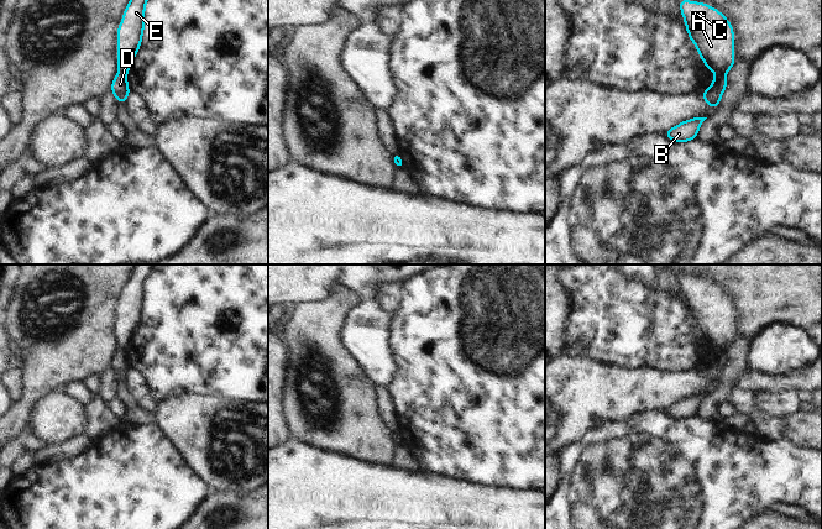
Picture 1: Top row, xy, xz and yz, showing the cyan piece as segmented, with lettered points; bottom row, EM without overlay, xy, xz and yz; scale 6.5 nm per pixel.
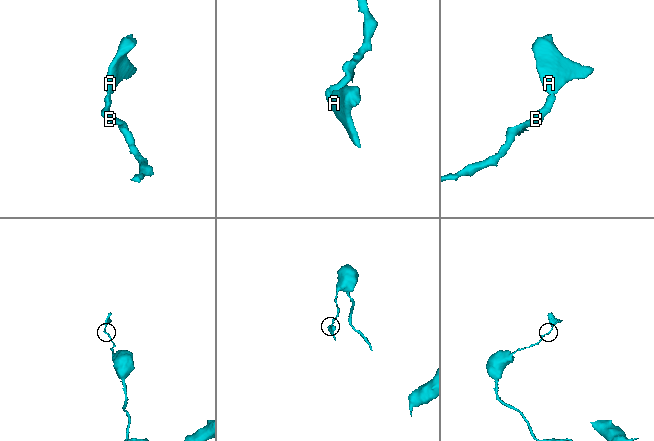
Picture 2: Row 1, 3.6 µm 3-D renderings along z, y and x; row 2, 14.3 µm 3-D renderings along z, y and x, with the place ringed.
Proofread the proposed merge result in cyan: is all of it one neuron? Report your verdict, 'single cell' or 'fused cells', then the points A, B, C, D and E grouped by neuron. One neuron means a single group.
fused cells; A C E / B D

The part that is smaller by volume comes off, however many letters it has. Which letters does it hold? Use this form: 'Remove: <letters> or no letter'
Remove: A, C, E

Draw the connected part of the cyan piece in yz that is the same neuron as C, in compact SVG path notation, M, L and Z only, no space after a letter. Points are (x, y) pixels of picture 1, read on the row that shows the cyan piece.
M679 2L690 40L710 70L726 74L734 64L734 35L731 22L702 2Z

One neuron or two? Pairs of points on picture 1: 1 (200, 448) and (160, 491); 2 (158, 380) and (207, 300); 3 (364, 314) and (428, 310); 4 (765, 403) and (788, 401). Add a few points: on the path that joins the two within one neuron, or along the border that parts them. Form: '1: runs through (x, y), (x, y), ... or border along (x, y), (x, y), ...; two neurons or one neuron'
1: border along (169, 438), (186, 461), (207, 482); two neurons
2: runs through (167, 360), (194, 320); one neuron
3: border along (394, 314), (389, 342); two neurons
4: runs through (770, 402), (783, 402); one neuron

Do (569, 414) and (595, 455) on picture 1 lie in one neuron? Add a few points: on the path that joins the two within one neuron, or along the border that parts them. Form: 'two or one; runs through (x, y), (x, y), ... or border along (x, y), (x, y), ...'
two; border along (608, 419), (559, 451)

